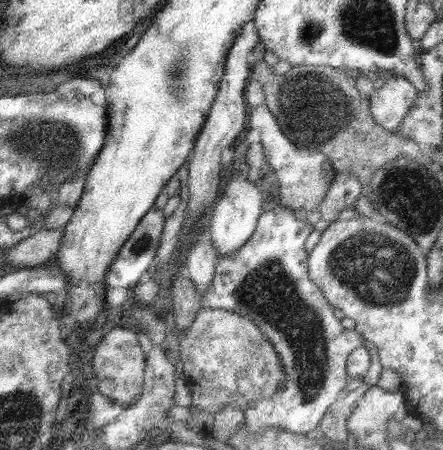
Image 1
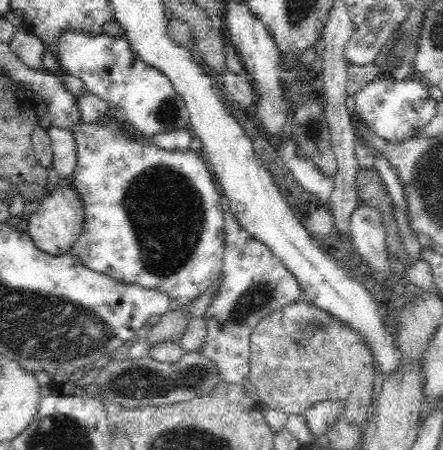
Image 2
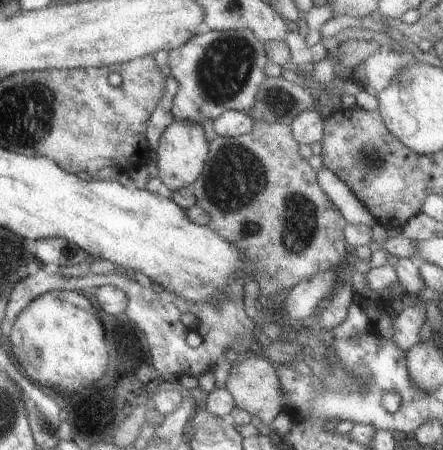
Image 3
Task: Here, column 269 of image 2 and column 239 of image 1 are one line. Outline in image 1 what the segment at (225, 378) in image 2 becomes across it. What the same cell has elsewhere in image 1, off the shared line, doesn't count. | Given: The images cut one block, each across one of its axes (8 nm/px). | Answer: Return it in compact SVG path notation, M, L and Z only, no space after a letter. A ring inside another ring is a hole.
M265 206L265 210L263 210L263 214L259 216L257 226L255 226L253 234L249 236L249 240L247 240L237 252L233 252L233 254L229 254L229 256L223 256L223 258L217 258L217 264L215 264L215 268L213 268L211 284L209 284L209 288L203 290L203 294L201 294L201 310L227 310L227 312L233 312L233 314L243 316L243 318L247 318L249 322L253 322L253 324L261 330L261 334L271 342L271 346L273 346L273 350L277 352L277 358L279 358L279 362L281 362L279 366L281 366L281 372L283 372L283 382L279 384L279 388L277 388L271 396L249 400L249 402L241 408L241 410L243 410L243 424L245 424L251 432L261 432L263 428L281 428L281 430L293 432L293 434L307 434L307 432L315 430L315 428L319 426L319 420L321 420L323 414L327 412L327 408L329 408L333 402L337 402L337 400L343 396L345 388L347 388L345 362L347 362L349 354L351 354L357 346L363 346L363 342L365 342L355 330L343 330L343 328L341 328L339 320L335 320L335 316L333 316L335 310L325 302L325 298L321 296L321 290L319 290L319 288L309 280L309 276L307 276L307 252L305 252L305 240L307 240L307 236L309 236L311 232L313 232L313 226L305 224L303 220L297 220L295 214L293 214L291 210L281 208L281 206Z

